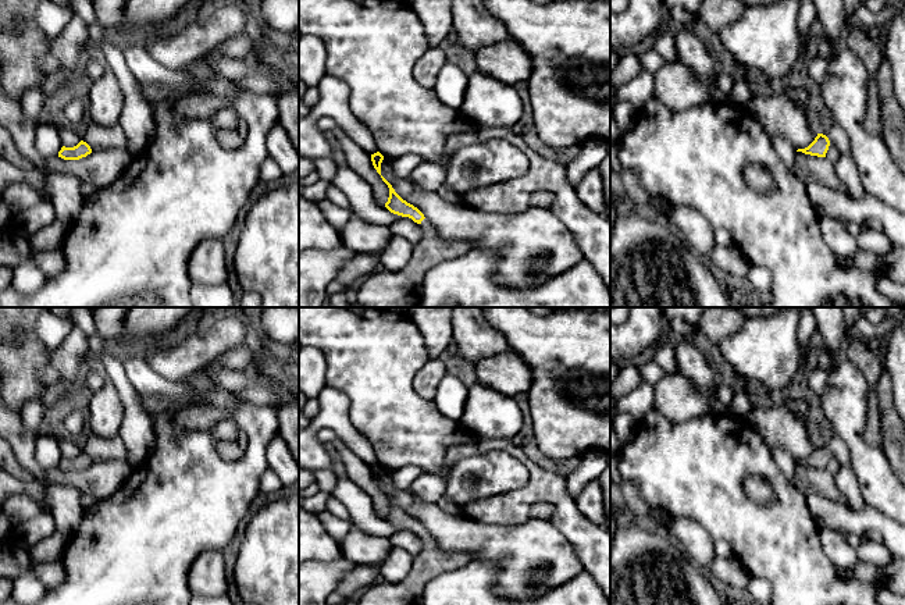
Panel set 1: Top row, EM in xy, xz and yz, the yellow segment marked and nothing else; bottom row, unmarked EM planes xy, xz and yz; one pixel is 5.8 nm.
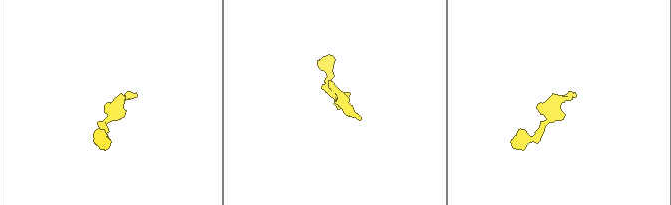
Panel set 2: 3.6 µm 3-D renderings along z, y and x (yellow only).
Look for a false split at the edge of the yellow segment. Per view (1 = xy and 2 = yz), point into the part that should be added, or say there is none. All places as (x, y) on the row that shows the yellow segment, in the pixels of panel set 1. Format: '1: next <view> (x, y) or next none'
1: next none
2: next none

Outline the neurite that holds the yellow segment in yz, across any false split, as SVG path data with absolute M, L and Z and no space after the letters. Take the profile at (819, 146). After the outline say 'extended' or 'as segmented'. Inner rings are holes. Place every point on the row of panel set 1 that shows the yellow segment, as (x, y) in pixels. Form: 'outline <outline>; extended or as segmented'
outline M817 134L815 140L808 147L798 149L797 152L802 152L805 154L817 156L817 157L826 157L829 146L830 146L829 138L823 134Z; as segmented

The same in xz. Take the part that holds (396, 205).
outline M382 175L381 178L389 188L389 197L385 207L393 214L411 218L423 228L424 236L417 245L414 245L411 259L405 268L399 271L370 274L363 285L352 292L353 300L361 307L417 307L421 298L425 273L438 263L466 255L468 250L471 250L471 246L466 242L442 241L424 214L413 204L403 200Z; extended

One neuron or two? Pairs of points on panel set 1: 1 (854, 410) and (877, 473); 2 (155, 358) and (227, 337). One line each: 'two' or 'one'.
1: one
2: one

